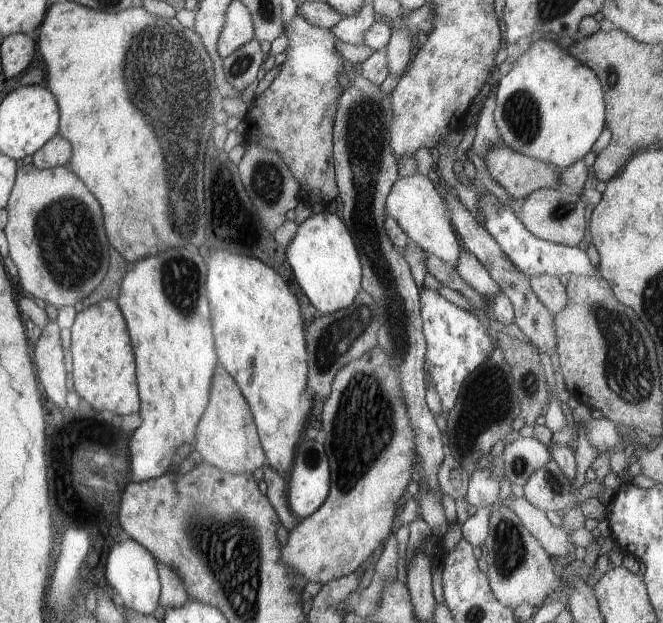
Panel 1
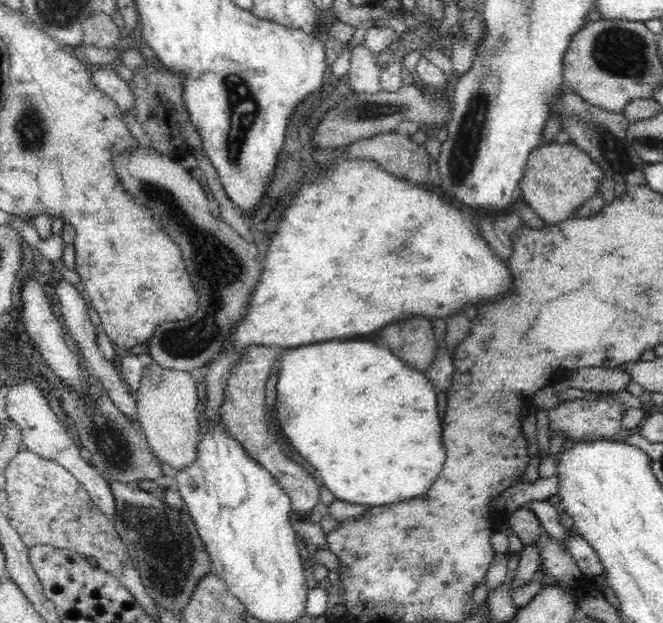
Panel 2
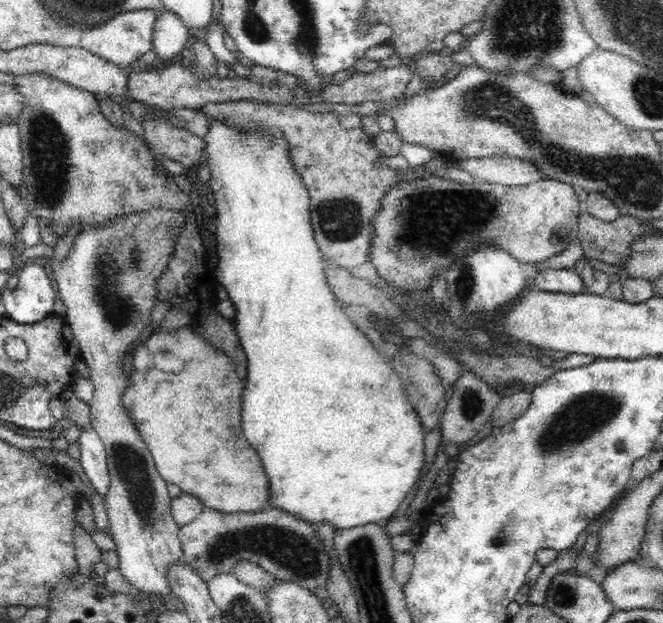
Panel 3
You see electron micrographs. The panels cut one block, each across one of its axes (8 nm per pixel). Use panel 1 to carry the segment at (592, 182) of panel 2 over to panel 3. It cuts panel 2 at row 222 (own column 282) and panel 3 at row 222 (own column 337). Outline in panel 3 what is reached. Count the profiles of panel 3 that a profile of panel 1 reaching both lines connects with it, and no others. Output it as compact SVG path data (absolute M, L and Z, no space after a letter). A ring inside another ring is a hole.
M412 174L389 186L386 196L380 198L380 210L372 218L367 262L392 288L402 292L426 292L458 258L472 255L478 248L501 248L518 265L534 265L564 252L577 241L581 209L577 194L564 182L540 179L526 186L498 186L478 178L473 184L467 184L433 174L428 178Z

